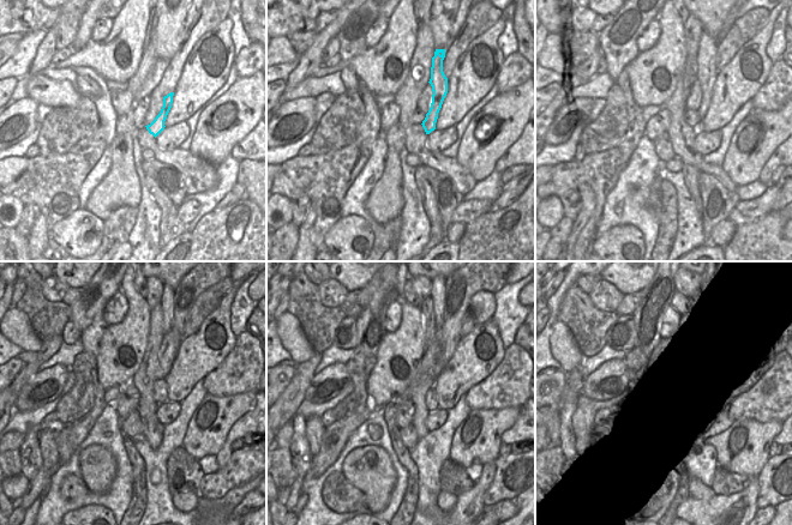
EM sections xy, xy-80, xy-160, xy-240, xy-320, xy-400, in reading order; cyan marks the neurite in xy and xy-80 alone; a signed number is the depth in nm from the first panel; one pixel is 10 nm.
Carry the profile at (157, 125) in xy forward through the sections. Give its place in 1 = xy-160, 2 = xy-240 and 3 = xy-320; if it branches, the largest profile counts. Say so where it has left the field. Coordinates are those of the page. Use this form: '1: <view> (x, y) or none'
1: xy-160 (707, 71)
2: xy-240 (167, 302)
3: xy-320 (438, 285)

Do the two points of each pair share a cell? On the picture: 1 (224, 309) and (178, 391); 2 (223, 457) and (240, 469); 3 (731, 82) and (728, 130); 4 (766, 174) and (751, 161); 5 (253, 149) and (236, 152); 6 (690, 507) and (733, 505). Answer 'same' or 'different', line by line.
1: same
2: different
3: different
4: different
5: same
6: same

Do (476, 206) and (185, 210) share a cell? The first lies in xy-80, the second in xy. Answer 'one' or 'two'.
one

